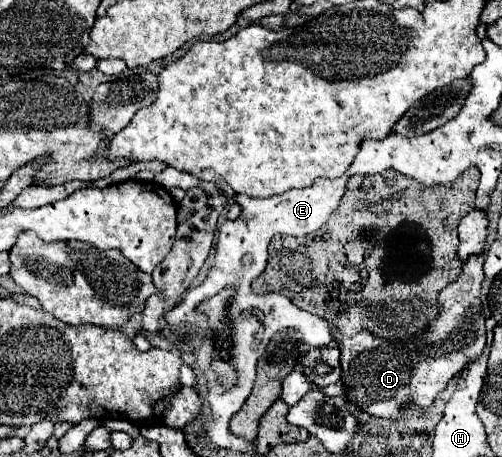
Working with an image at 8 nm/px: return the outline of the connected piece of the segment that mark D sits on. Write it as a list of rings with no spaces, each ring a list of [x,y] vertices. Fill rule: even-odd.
[[[471,255],[459,279],[439,293],[439,317],[429,331],[411,341],[385,341],[367,331],[341,339],[343,399],[375,417],[399,417],[399,409],[413,403],[425,409],[447,381],[457,375],[485,347],[485,317],[481,309],[483,255]]]

